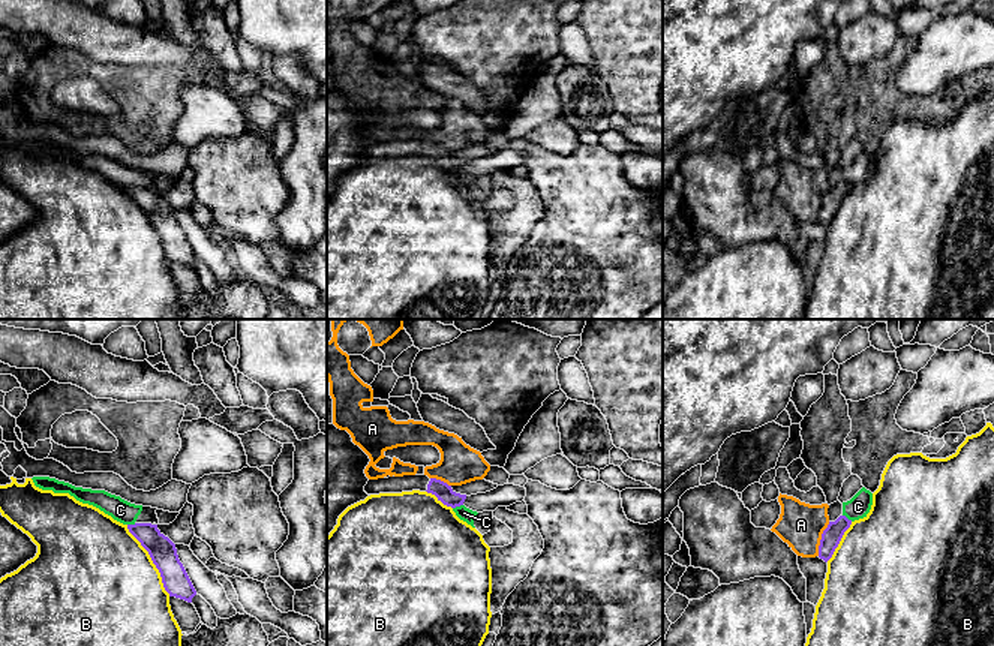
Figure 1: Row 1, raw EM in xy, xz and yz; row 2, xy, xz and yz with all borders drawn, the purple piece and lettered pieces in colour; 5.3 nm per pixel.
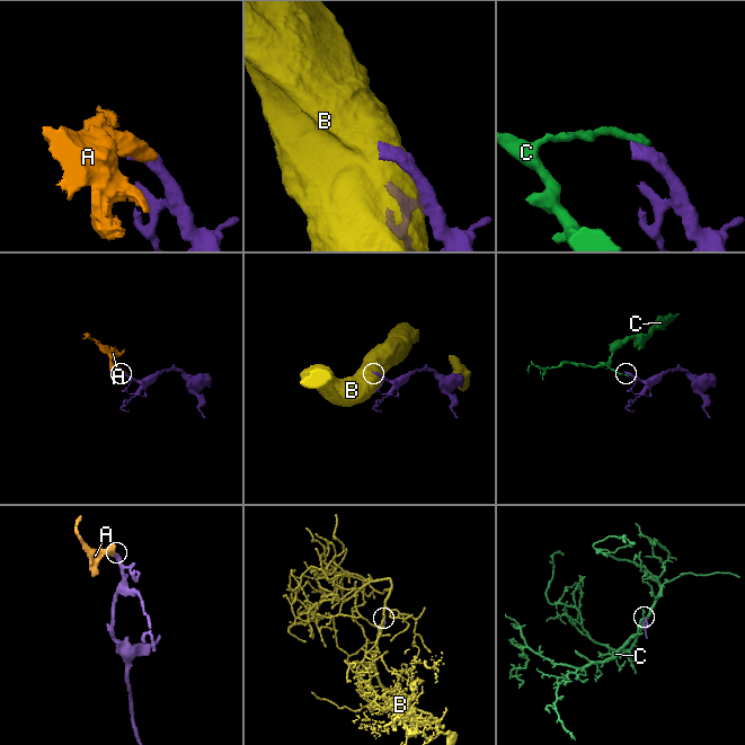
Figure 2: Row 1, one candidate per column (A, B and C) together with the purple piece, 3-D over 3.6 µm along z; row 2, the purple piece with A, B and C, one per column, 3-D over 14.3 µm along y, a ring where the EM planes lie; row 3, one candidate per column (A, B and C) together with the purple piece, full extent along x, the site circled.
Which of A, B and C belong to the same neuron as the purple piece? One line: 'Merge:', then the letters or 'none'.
Merge: none

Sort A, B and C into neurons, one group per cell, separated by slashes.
A / B / C

